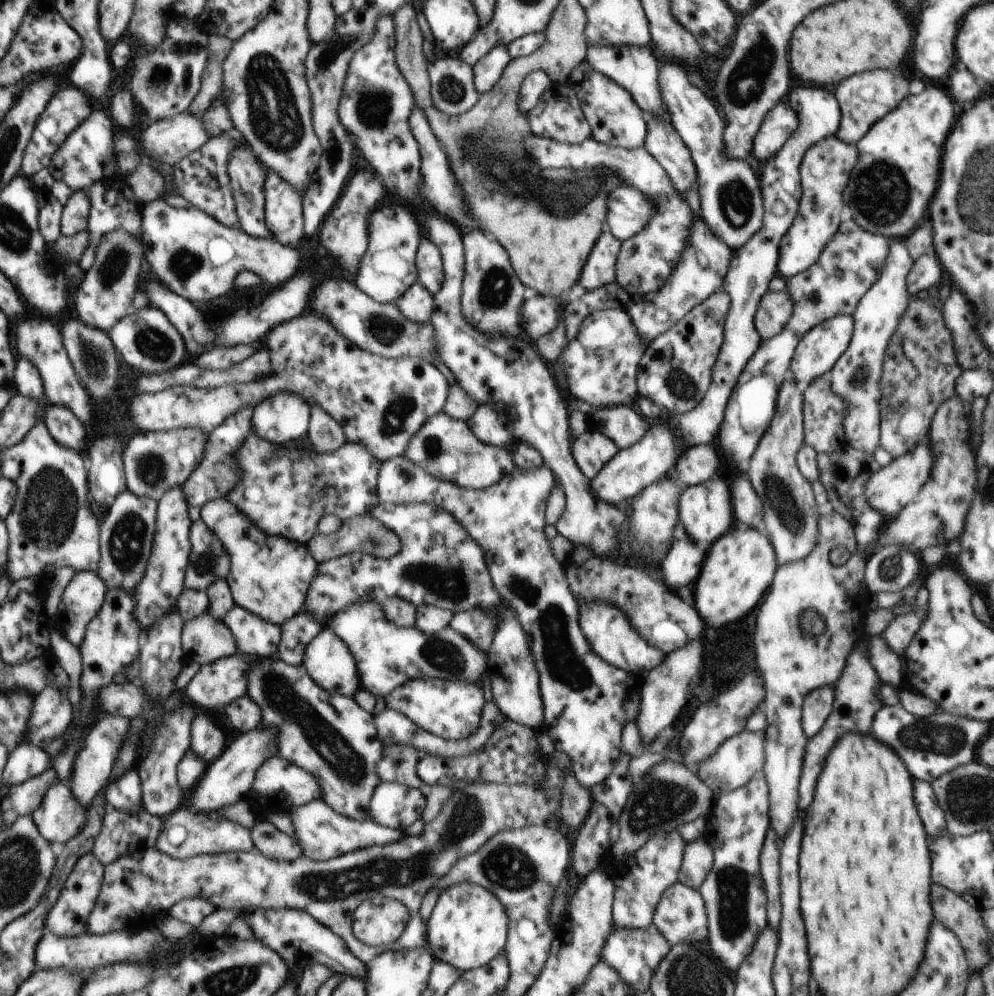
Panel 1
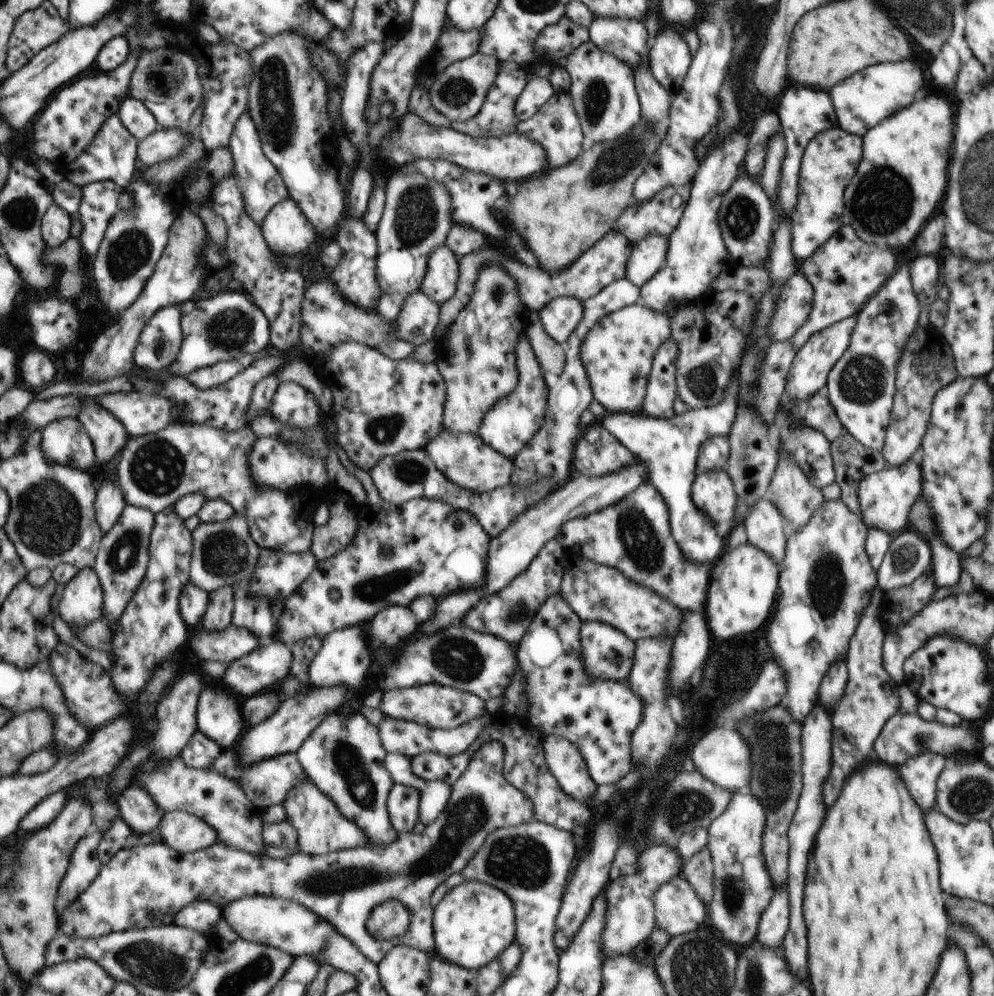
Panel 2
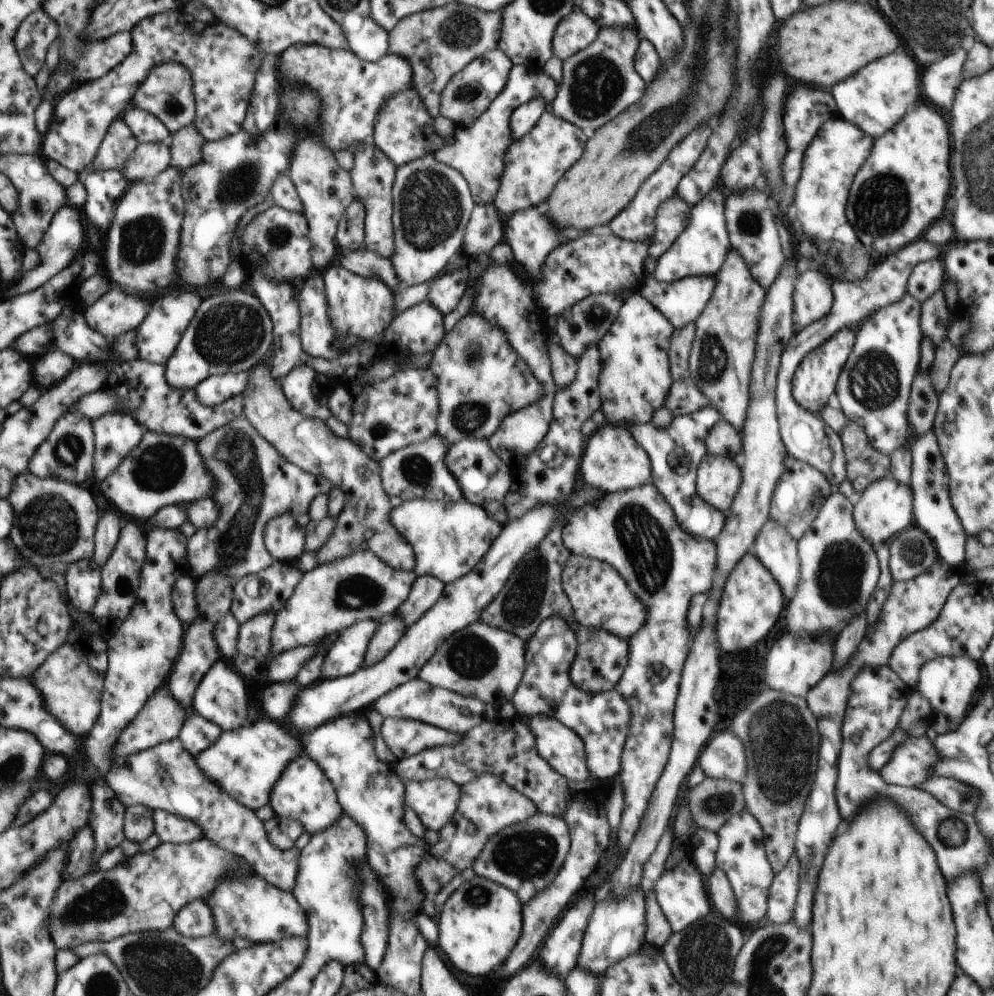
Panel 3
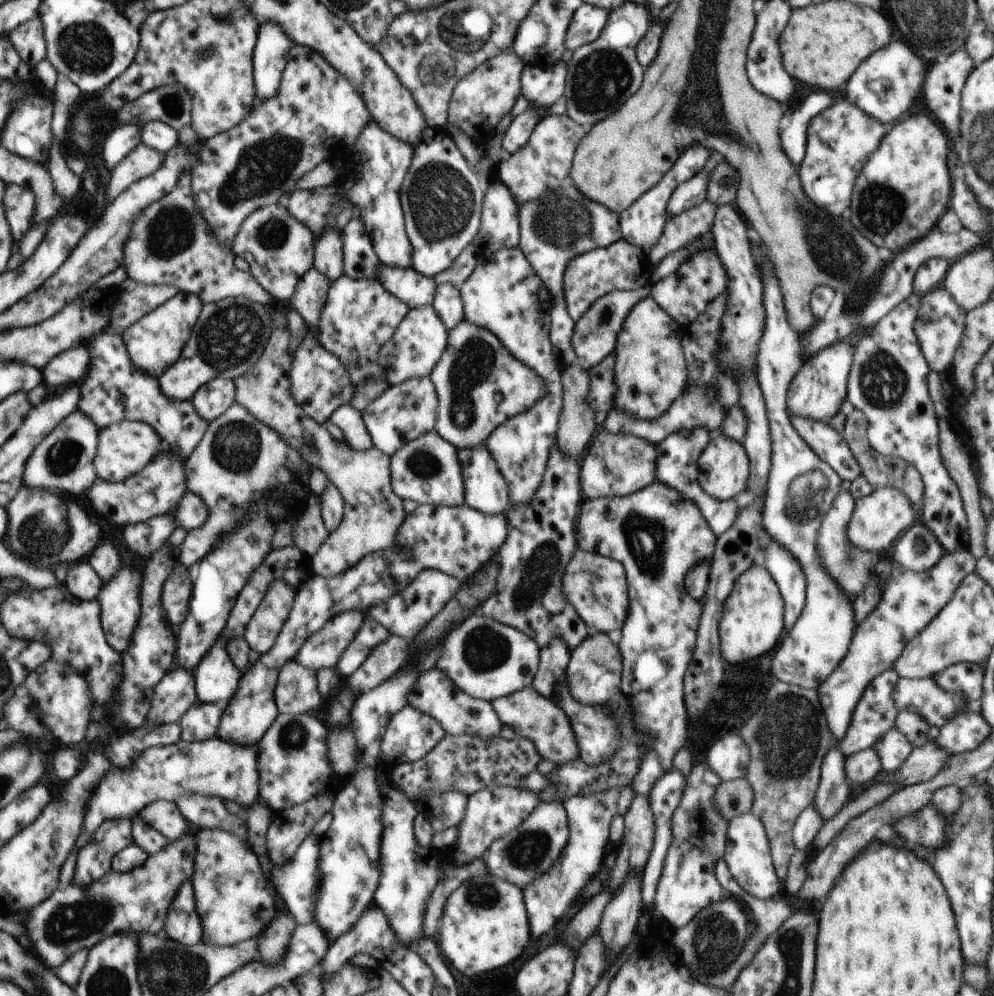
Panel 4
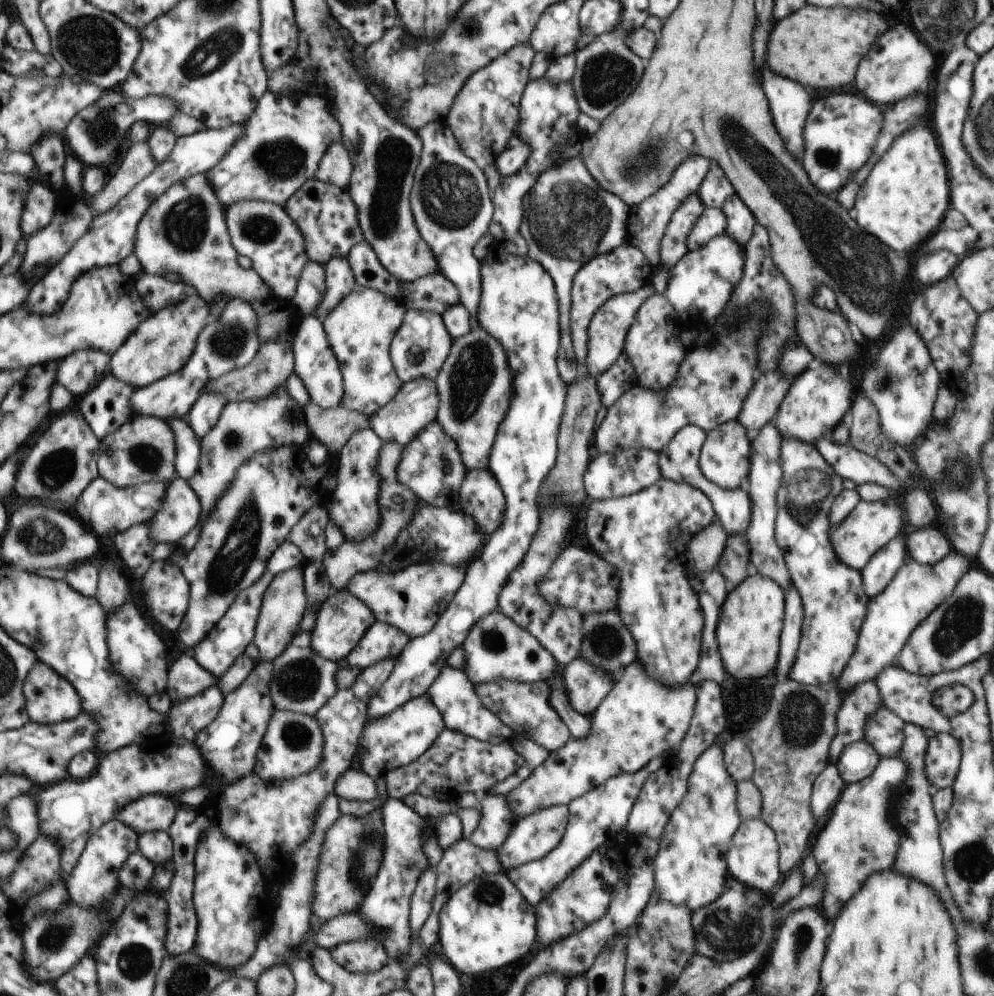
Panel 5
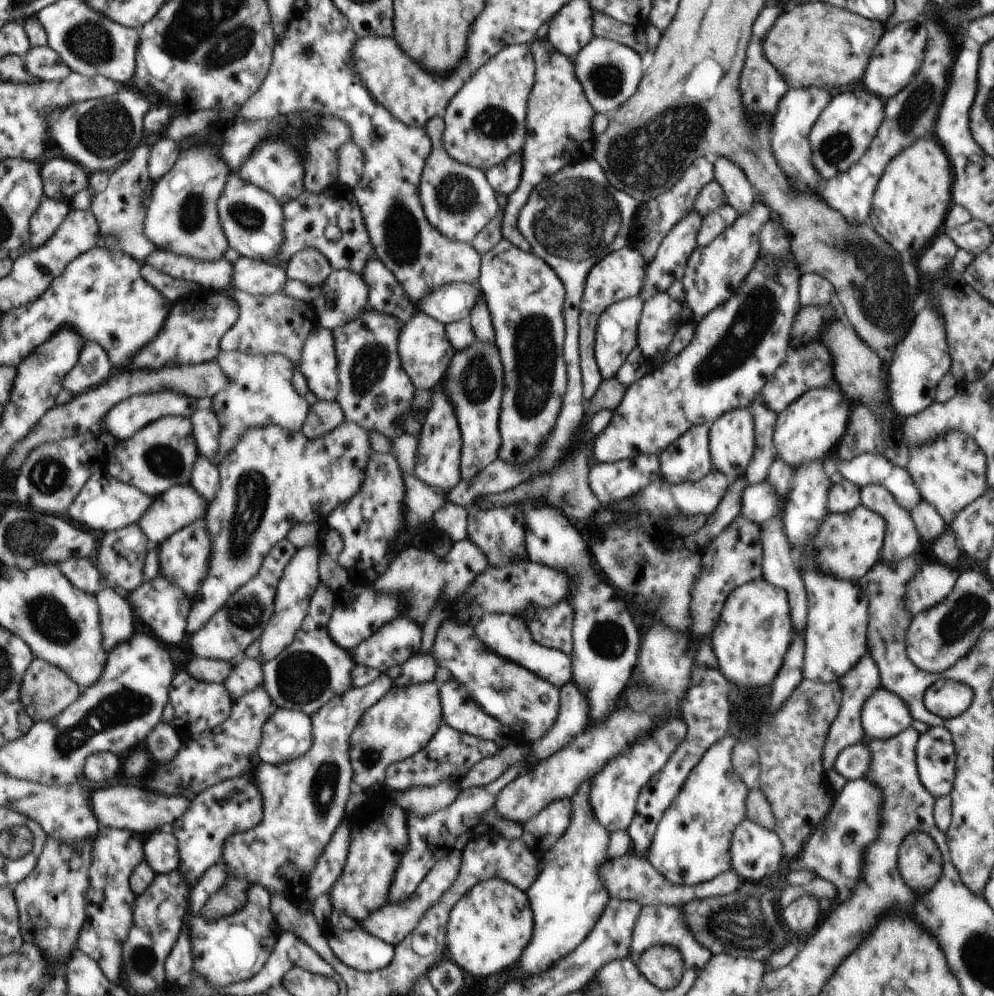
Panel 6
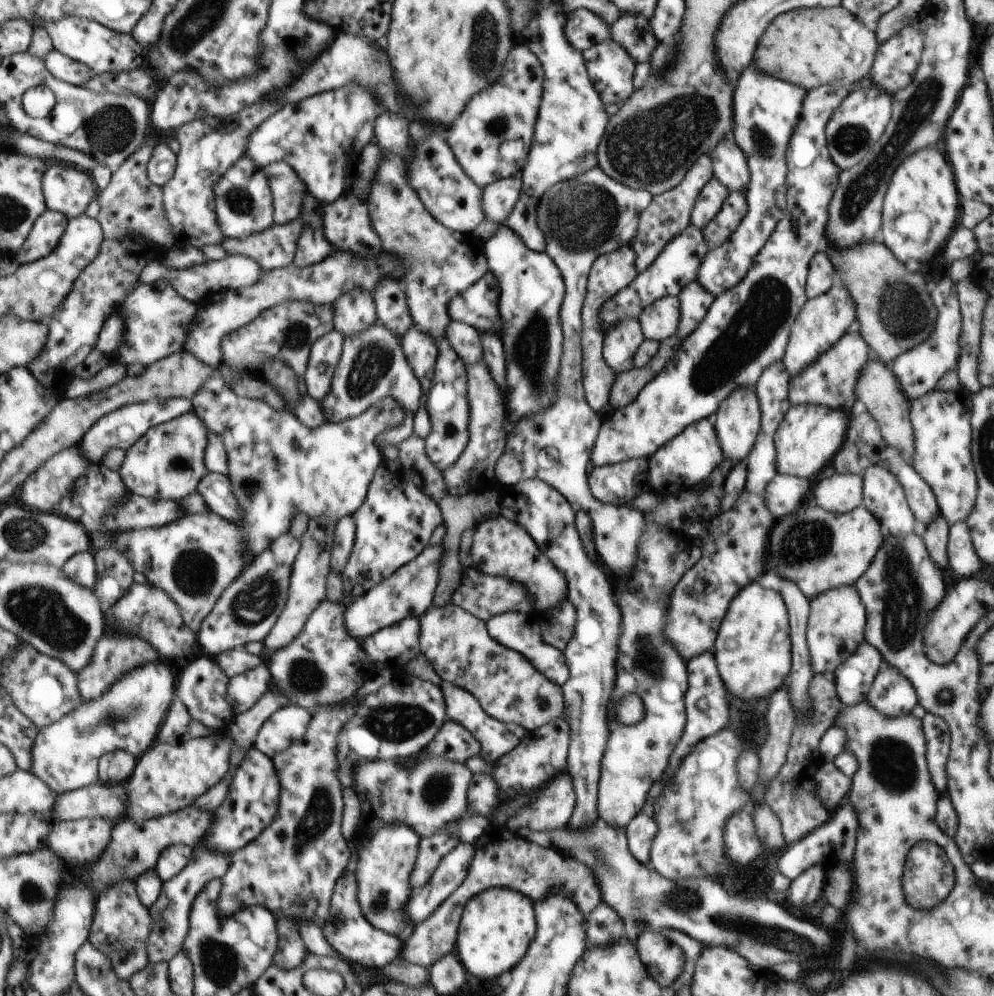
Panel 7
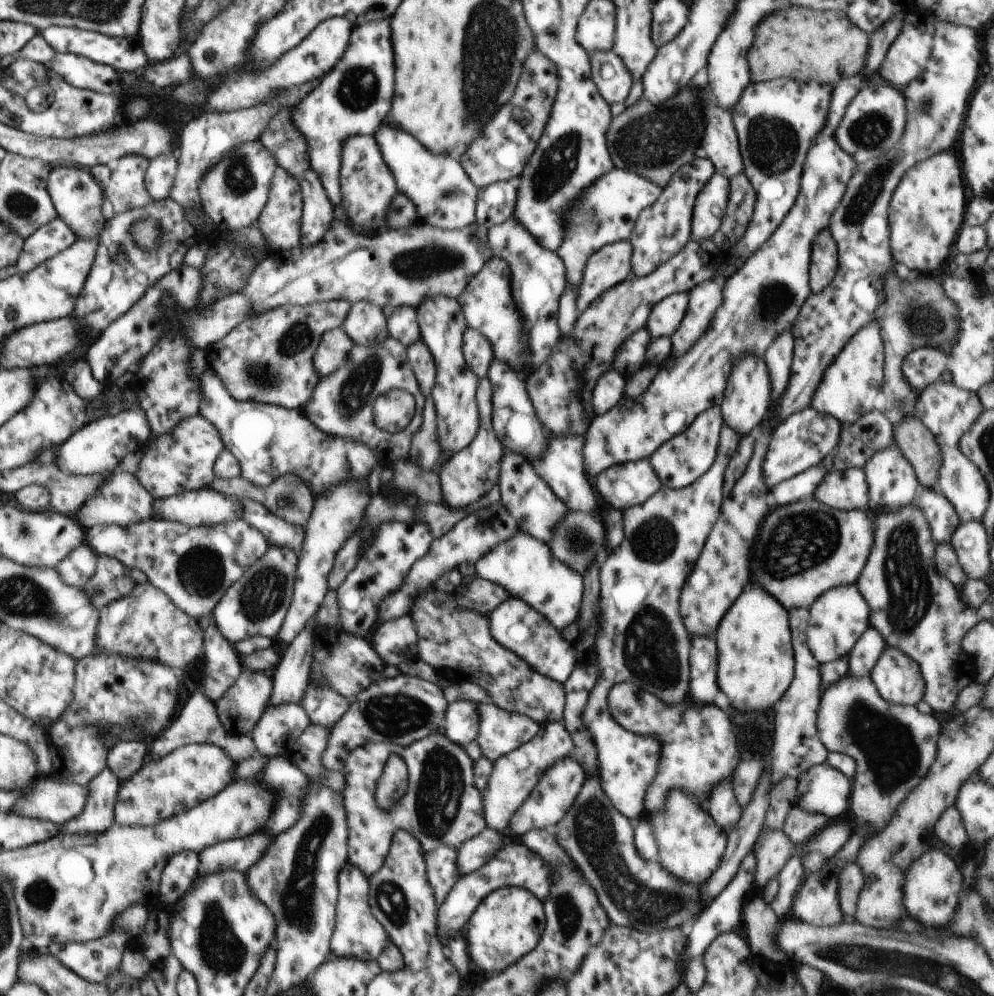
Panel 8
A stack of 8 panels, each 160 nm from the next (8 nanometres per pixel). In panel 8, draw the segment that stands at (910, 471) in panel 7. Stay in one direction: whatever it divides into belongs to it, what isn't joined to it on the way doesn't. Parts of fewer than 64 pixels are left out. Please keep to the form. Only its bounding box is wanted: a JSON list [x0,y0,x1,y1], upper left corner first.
[914,488,962,545]

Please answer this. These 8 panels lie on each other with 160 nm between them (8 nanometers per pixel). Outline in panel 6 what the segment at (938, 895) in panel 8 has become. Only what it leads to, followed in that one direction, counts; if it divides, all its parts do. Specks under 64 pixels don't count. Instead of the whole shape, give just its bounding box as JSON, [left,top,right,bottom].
[898,832,942,892]

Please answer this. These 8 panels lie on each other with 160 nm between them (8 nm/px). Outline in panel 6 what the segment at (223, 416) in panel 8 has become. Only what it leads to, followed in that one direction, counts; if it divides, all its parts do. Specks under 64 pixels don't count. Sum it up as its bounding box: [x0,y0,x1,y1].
[186,420,372,636]

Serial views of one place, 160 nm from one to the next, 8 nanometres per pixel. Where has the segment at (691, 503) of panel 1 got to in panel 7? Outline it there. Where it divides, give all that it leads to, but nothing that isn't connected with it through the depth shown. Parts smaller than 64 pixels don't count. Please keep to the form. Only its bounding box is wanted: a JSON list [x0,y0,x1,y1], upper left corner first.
[714,386,760,465]

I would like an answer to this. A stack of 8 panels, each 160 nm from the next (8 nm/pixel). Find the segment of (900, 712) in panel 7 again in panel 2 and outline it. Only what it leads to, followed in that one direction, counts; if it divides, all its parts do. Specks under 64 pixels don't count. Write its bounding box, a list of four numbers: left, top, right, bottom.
[898,751,949,810]

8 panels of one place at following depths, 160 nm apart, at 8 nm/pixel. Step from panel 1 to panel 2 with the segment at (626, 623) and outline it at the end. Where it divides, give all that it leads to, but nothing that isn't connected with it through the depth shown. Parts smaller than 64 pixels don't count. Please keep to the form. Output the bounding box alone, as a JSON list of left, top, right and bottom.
[580,621,636,681]

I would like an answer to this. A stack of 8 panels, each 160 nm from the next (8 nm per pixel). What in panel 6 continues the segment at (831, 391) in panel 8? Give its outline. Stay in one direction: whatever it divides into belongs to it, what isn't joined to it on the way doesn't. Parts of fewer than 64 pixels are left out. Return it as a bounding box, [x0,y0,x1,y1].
[760,340,835,416]

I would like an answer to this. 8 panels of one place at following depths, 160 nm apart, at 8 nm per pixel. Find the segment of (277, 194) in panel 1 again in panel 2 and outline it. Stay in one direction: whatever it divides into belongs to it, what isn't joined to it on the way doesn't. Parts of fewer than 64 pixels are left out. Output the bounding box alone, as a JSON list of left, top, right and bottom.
[260,197,316,257]

